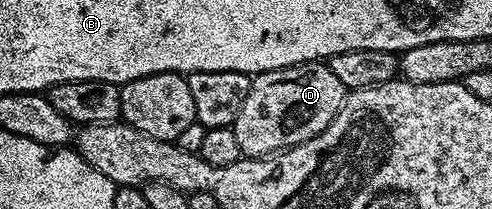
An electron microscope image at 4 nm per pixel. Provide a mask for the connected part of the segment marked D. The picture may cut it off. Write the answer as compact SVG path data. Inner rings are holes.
M323 61L303 62L255 75L250 92L246 92L246 100L242 100L242 108L231 124L241 155L266 158L318 136L338 116L345 97L342 80Z

